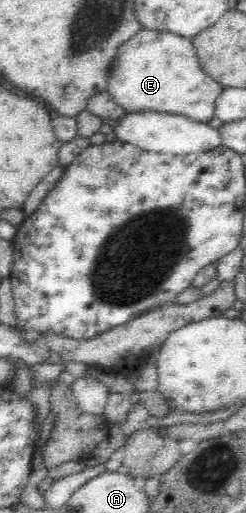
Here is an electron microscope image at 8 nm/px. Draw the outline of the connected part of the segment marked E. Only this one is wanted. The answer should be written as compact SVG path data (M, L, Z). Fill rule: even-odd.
M142 27L118 48L112 60L107 90L127 113L155 110L207 123L223 85L205 75L192 39L173 32Z

